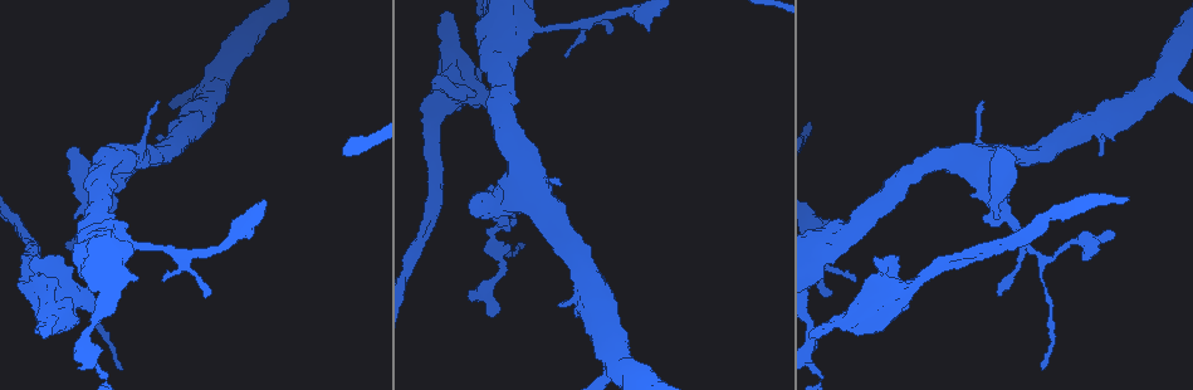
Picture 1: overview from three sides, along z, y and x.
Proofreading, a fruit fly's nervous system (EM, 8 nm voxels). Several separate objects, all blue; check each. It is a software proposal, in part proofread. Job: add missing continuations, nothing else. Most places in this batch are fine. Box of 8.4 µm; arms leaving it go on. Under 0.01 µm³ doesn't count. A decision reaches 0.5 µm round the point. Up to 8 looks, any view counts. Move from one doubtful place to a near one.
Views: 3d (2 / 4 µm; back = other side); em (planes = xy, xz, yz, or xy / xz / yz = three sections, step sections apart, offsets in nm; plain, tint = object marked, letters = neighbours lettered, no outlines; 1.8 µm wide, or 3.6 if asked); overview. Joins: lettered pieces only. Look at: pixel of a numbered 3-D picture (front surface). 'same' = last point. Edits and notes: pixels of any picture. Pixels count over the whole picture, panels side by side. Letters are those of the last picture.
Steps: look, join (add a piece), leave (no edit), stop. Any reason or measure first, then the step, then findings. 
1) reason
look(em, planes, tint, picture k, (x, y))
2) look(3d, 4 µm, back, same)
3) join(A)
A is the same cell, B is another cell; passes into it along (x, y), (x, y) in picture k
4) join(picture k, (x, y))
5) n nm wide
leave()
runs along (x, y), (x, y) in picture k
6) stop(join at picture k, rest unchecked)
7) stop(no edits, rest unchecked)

branch stops here
look(3d, 4 µm, picture 1, (36, 256))

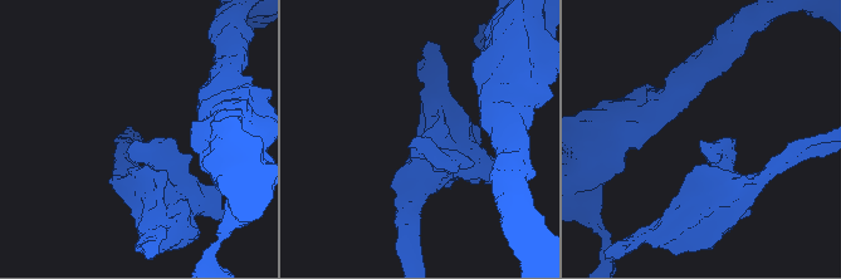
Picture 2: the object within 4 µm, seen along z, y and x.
shape alone is not enough
look(em, 3.6 µm, xy, step 4, letters, picture 2, (420, 136))

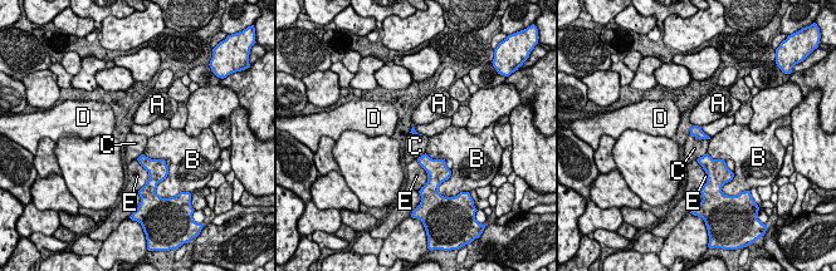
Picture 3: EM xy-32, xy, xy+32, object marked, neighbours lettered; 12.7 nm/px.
look(em, 3.6 µm, planes, letters, same)

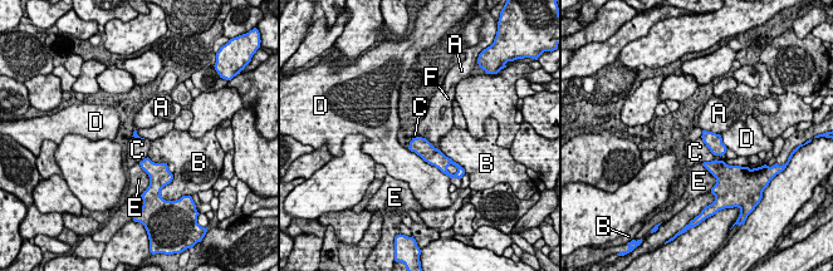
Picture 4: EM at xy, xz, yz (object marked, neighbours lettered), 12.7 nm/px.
D touches over 550 nm
leave()
A, B, C, D, E and F are other cells; border along (420, 136), (425, 137), (440, 151) in picture 4; no lettered piece goes on from it

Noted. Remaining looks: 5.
stops while still wide
look(3d, 2 µm, picture 1, (999, 217))

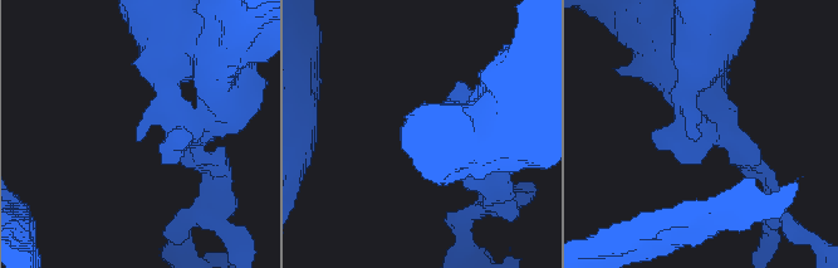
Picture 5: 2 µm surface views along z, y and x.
need the tissue
look(em, planes, letters, picture 5, (694, 138))

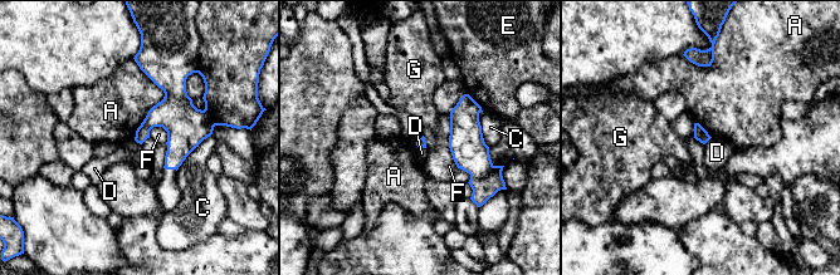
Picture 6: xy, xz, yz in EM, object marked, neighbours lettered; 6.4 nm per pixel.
leave()
A, C, D, E, F and G are other cells; runs along (145, 65), (176, 97), (175, 166) in picture 6; none of them fits

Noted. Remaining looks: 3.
branch stops here
look(em, planes, letters, picture 1, (998, 293))

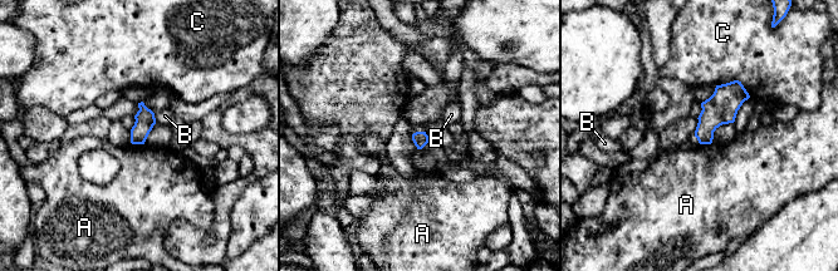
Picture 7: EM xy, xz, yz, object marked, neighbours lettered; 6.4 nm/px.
leave()
A, B and C are other cells; none of them fits

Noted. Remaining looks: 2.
stop(no edits, rest unchecked)

